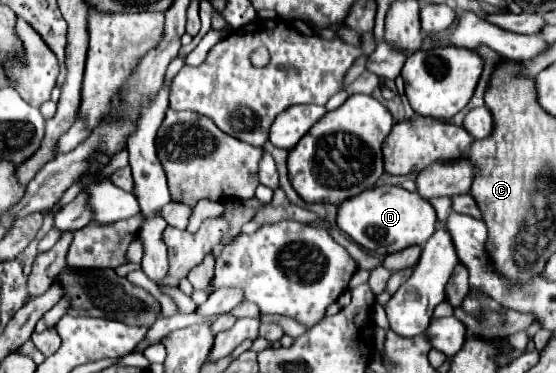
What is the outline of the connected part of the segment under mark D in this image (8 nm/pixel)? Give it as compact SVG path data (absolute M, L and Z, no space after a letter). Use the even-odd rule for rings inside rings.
M382 186L342 202L338 206L336 224L370 254L386 256L410 246L424 246L426 240L436 232L436 212L432 204L420 198L416 192L408 192L400 186Z

